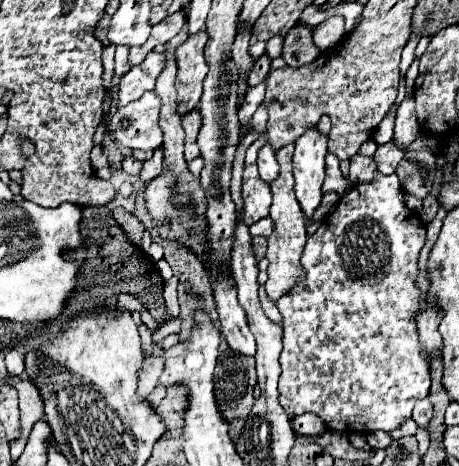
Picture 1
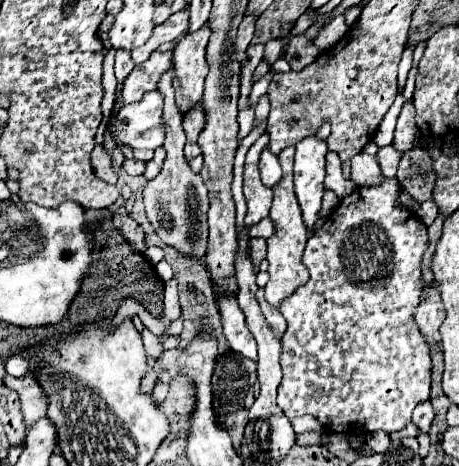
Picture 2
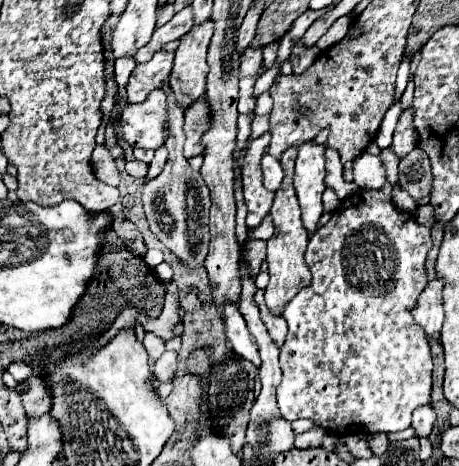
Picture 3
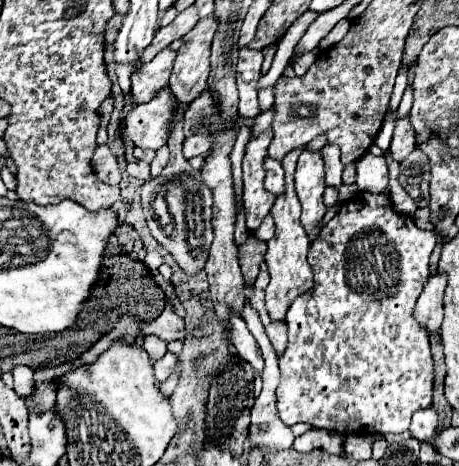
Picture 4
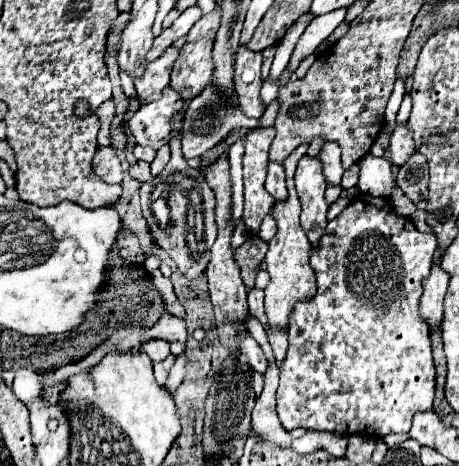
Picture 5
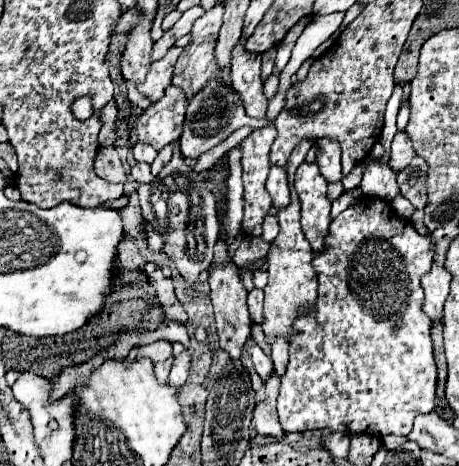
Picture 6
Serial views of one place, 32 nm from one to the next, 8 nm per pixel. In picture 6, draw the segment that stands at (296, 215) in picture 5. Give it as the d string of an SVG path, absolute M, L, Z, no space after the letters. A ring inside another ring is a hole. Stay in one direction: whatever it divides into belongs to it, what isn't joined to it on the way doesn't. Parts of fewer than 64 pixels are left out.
M302 140L294 152L290 154L288 158L288 164L286 164L286 174L288 174L288 186L290 186L290 204L284 206L284 208L276 208L276 218L278 218L278 224L280 224L280 232L278 236L274 238L274 242L270 244L270 252L266 256L266 264L268 264L268 274L270 274L270 280L268 280L268 286L264 288L264 334L266 334L266 340L270 344L270 340L274 336L290 336L292 332L292 320L296 318L296 312L300 306L312 306L312 302L316 300L318 296L318 282L316 282L316 274L314 274L314 268L310 264L310 260L314 258L314 252L300 228L300 200L296 196L296 190L294 190L294 172L296 168L300 166L300 162L306 158L306 152L310 150L312 142L310 140Z

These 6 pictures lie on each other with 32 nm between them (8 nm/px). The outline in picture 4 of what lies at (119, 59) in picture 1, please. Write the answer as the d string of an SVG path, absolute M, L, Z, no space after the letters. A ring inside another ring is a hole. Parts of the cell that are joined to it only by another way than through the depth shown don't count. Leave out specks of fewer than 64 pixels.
M117 63L116 73L118 76L118 83L125 94L130 93L131 80L130 77L133 72L133 67L130 64Z

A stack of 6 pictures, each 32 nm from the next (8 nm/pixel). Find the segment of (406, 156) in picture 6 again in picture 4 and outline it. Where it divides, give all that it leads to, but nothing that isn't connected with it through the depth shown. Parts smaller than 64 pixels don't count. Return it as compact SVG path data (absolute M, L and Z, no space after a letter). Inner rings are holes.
M404 116L404 118L400 118L396 122L392 144L390 144L390 152L392 152L394 160L402 162L414 148L416 148L416 134L412 132L410 116Z

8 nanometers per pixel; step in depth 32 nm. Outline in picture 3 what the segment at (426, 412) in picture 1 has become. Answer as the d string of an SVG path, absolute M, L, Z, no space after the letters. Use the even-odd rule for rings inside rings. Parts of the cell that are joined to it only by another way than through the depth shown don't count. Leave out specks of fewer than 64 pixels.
M431 404L416 408L416 412L412 414L412 426L414 426L416 437L429 437L436 418Z

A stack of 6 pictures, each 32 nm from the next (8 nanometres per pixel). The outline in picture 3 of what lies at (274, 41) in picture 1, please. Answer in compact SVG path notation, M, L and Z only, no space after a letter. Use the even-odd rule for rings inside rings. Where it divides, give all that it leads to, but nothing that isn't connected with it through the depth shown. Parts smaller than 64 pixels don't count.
M270 42L270 44L264 46L264 66L266 66L266 68L270 68L270 66L276 62L278 48L280 48L280 42Z

